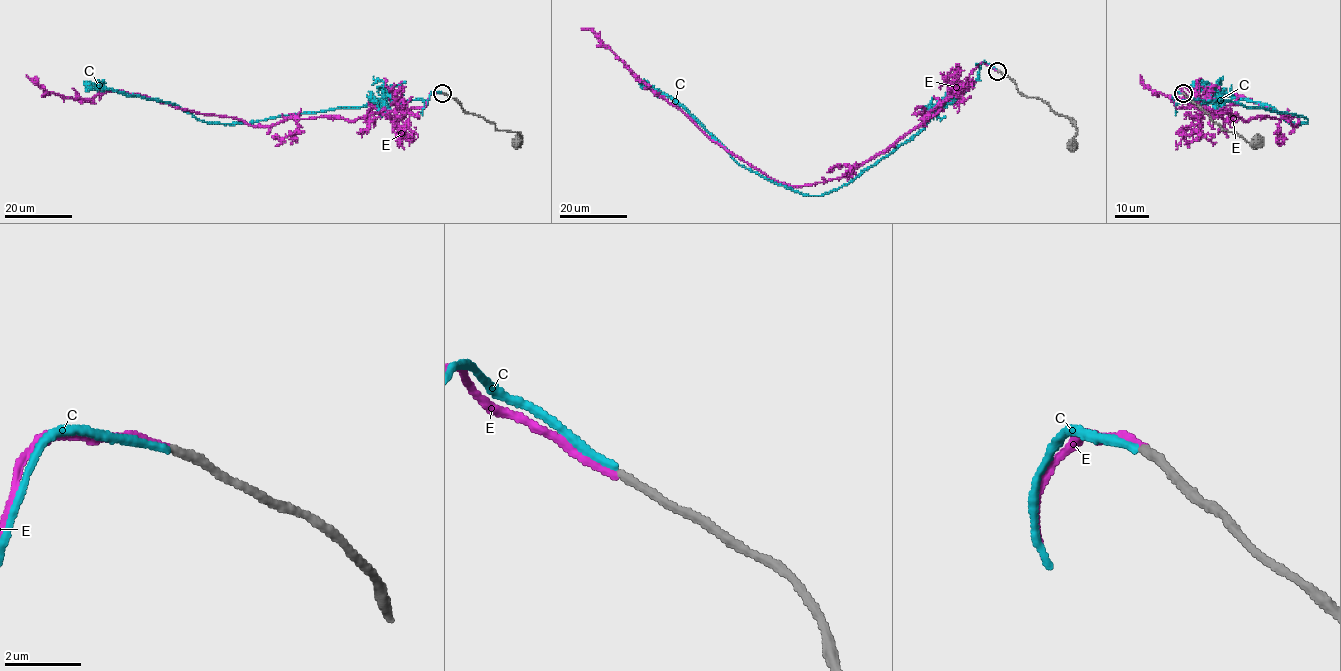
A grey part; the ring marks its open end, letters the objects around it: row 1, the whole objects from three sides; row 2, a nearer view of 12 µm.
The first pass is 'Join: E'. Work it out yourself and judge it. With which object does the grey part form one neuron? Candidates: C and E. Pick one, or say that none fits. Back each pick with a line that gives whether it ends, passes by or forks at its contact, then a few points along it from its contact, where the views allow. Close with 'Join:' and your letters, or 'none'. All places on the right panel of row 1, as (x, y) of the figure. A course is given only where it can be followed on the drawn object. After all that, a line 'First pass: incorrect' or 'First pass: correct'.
E: it ends there; it runs (1182, 92), (1173, 98), (1176, 108), (1298, 123), (1221, 91), (1168, 97), (1149, 89), (1139, 75)
Join: E
First pass: correct

